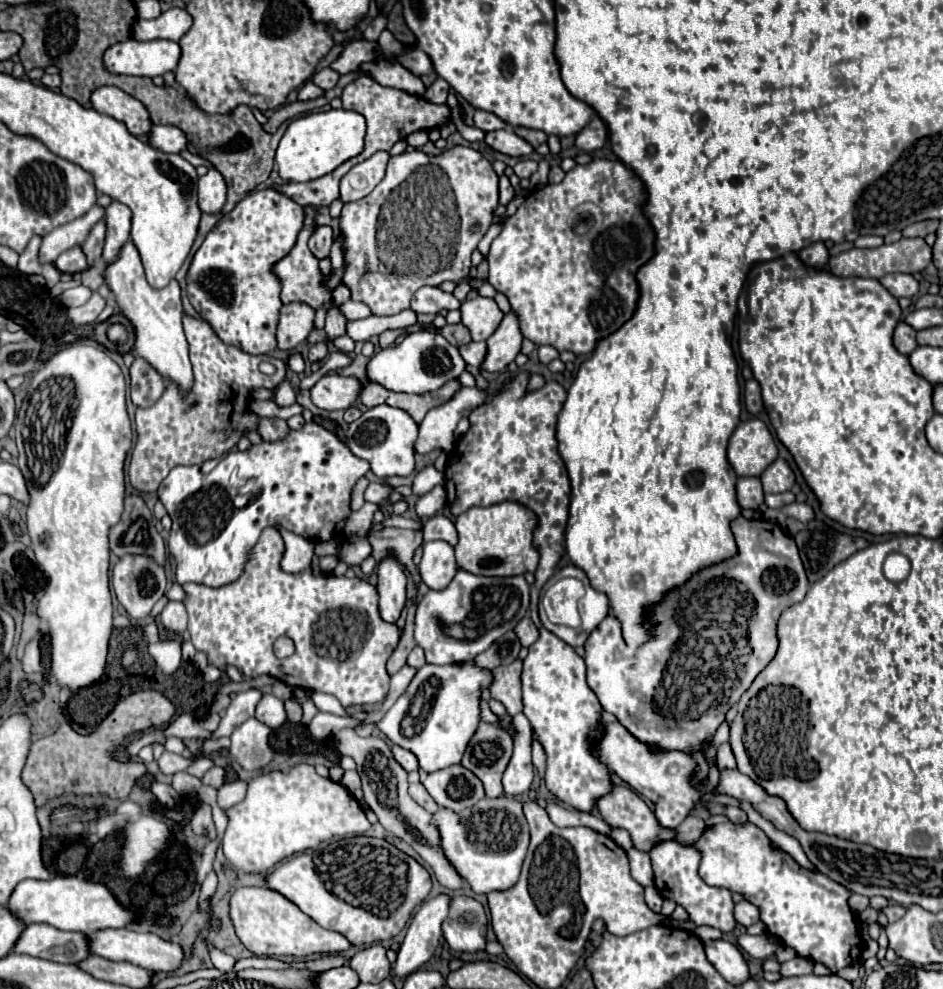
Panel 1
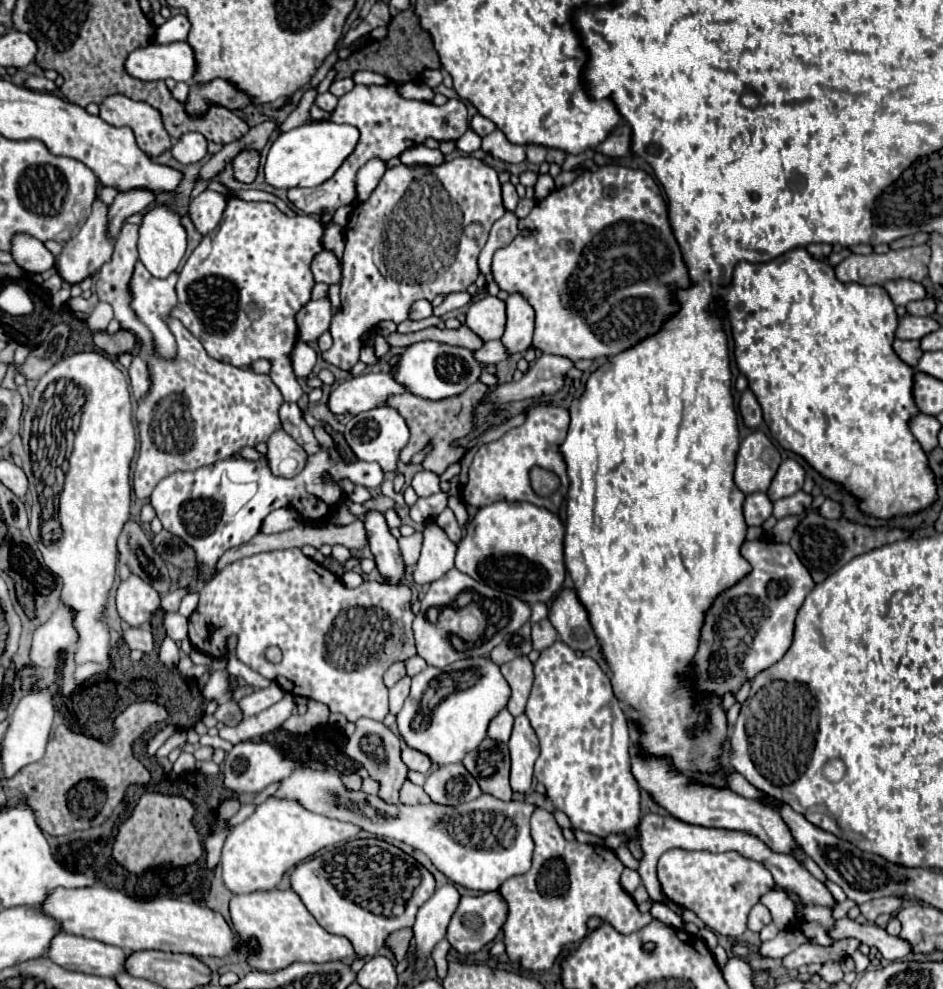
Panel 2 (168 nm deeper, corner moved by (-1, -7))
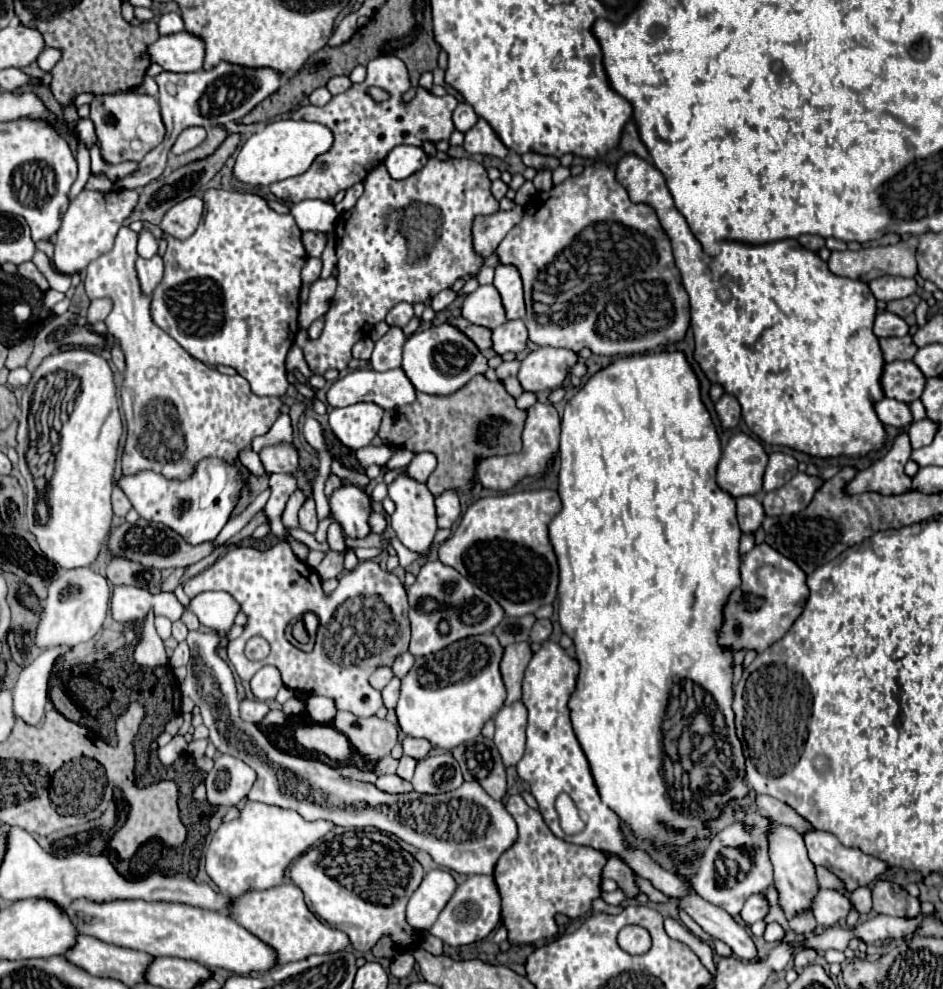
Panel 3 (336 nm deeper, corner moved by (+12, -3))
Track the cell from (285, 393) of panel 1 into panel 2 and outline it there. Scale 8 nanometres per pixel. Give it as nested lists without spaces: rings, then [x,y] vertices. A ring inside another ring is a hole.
[[[229,199],[221,225],[203,237],[179,273],[179,303],[171,311],[171,317],[177,317],[203,343],[213,359],[235,367],[247,367],[257,359],[269,359],[269,375],[279,389],[285,389],[281,391],[283,399],[287,403],[297,403],[303,389],[293,375],[289,353],[297,341],[295,313],[311,299],[311,289],[315,285],[309,263],[323,249],[321,239],[323,227],[311,215],[289,217],[273,203],[245,203],[241,199]]]

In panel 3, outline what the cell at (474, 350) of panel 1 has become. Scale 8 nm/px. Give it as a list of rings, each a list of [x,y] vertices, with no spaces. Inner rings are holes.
[[[522,319],[506,321],[504,325],[500,325],[492,331],[492,341],[494,341],[494,351],[498,355],[502,355],[506,351],[512,351],[512,353],[518,355],[526,349],[528,329],[526,329]]]

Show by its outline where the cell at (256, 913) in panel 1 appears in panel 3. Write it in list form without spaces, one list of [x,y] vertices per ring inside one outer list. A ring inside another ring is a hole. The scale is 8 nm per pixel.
[[[294,883],[246,893],[240,899],[234,899],[230,907],[230,915],[244,929],[248,929],[258,939],[262,939],[264,943],[276,949],[278,965],[302,961],[316,953],[336,953],[336,951],[344,951],[350,947],[350,939],[344,931],[318,921],[318,917],[304,903],[302,891]]]

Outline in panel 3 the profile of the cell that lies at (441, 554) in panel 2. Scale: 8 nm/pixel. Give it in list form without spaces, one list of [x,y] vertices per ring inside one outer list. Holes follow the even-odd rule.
[[[402,471],[394,483],[388,485],[388,497],[394,501],[396,511],[390,515],[390,527],[394,529],[396,537],[400,539],[400,543],[420,555],[428,553],[434,533],[438,529],[436,525],[436,505],[434,505],[434,495],[430,493],[430,489],[426,487],[426,483],[420,483],[416,479],[412,479],[406,471]]]

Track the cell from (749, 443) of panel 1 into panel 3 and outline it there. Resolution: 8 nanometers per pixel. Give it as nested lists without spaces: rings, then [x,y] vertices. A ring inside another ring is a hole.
[[[736,433],[718,463],[716,483],[732,497],[756,495],[762,491],[762,475],[768,455],[762,445],[746,433]]]

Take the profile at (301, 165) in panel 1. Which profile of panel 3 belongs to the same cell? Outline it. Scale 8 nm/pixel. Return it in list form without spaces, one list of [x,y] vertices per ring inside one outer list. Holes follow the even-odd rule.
[[[274,121],[268,123],[262,131],[256,131],[240,149],[232,177],[240,183],[246,185],[270,185],[274,181],[282,181],[294,175],[300,175],[310,167],[316,155],[326,153],[332,147],[332,131],[320,123],[310,123],[310,121]]]

